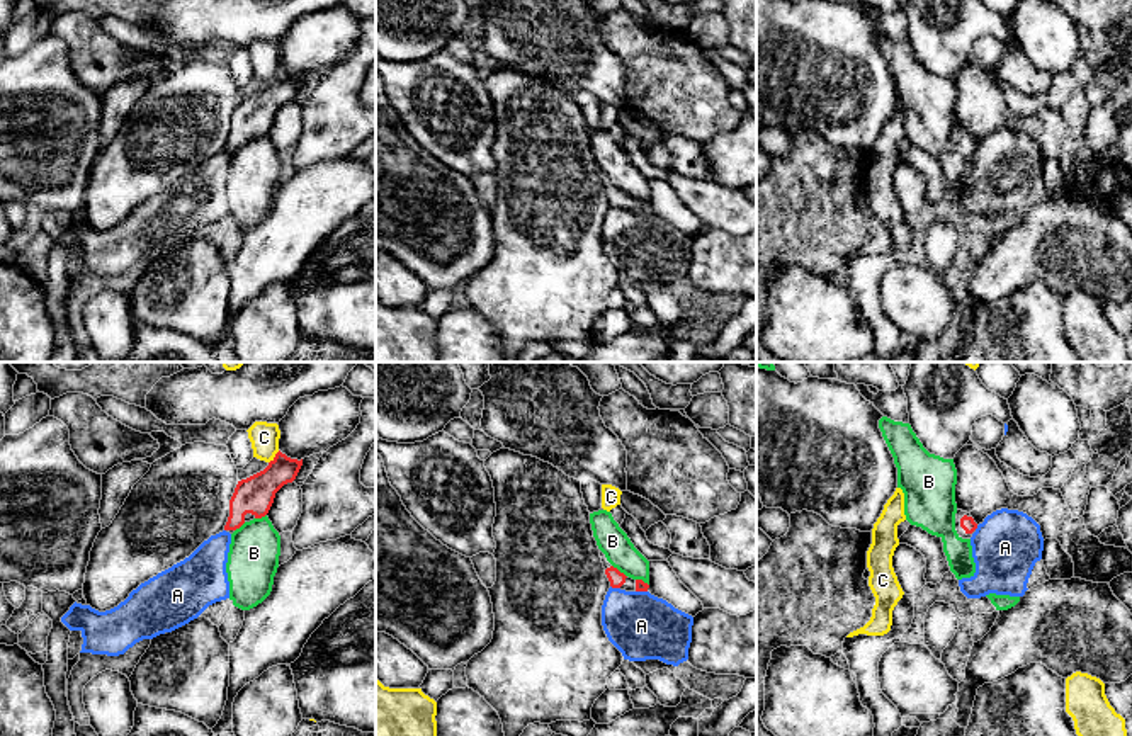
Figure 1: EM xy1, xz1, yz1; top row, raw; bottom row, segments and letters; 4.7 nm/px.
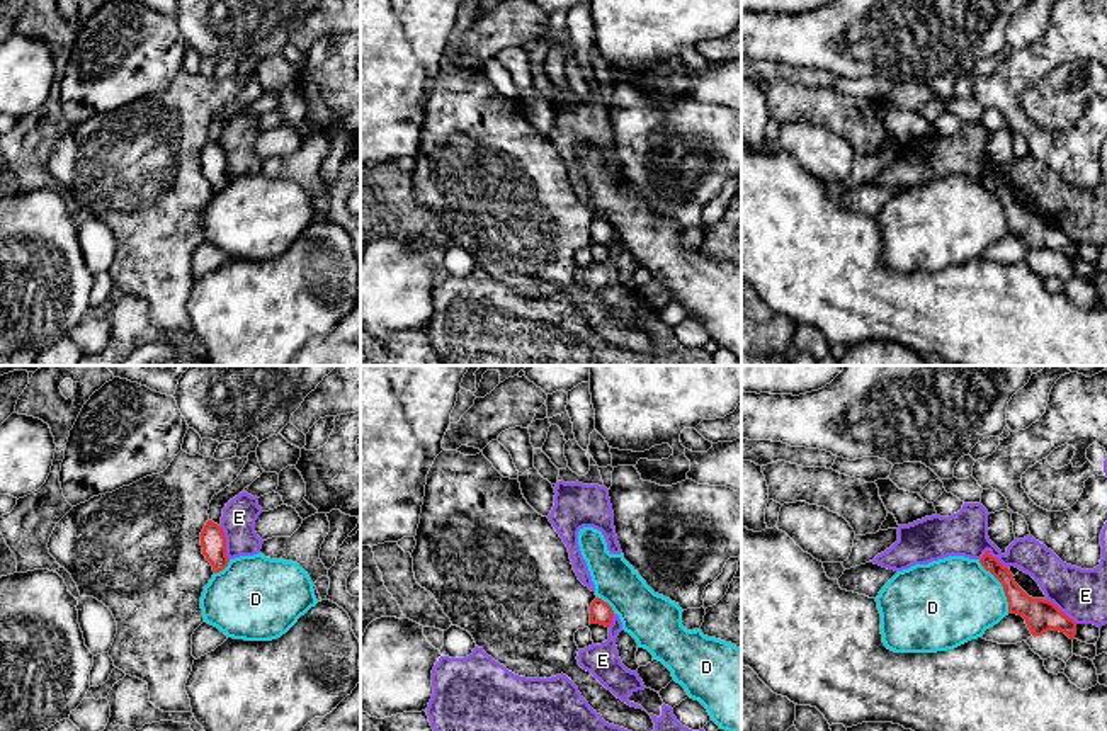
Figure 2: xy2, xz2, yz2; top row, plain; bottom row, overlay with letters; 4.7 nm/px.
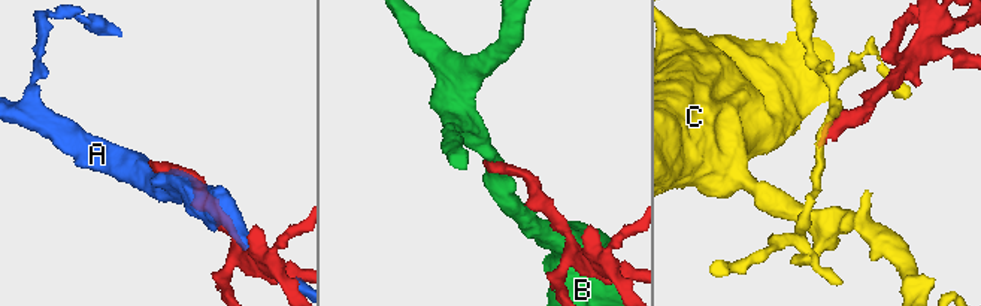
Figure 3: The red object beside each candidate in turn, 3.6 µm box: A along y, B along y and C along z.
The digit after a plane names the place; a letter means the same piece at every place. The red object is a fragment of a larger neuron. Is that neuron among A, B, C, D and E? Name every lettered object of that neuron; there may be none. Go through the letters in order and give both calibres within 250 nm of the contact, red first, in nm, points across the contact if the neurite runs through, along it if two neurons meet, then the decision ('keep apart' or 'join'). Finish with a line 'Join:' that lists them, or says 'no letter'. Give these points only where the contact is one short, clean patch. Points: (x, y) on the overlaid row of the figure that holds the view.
A: 70 nm thick on the red side, 320 nm on the other; keep apart
B: 70 nm thick on the red side, 150 nm on the other; keep apart
C: 180 nm thick on the red side, 140 nm on the other; keep apart
D: 160 nm thick on the red side, 400 nm on the other; border along yz2 (978, 560), (1000, 583), (1009, 612); keep apart
E: 120 nm thick on the red side, 160 nm on the other; keep apart
Join: no letter

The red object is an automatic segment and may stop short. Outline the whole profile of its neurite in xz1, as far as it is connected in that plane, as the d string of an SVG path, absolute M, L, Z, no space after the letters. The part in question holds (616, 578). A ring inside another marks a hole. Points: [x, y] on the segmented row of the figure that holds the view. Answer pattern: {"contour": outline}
{"contour": "M600 551L600 558L602 558L605 575L608 578L612 588L620 588L625 592L648 592L648 588L649 588L648 583L644 583L642 580L632 580L632 578L625 576L624 573L620 573L617 568L614 568L607 561L607 558L602 551Z"}

